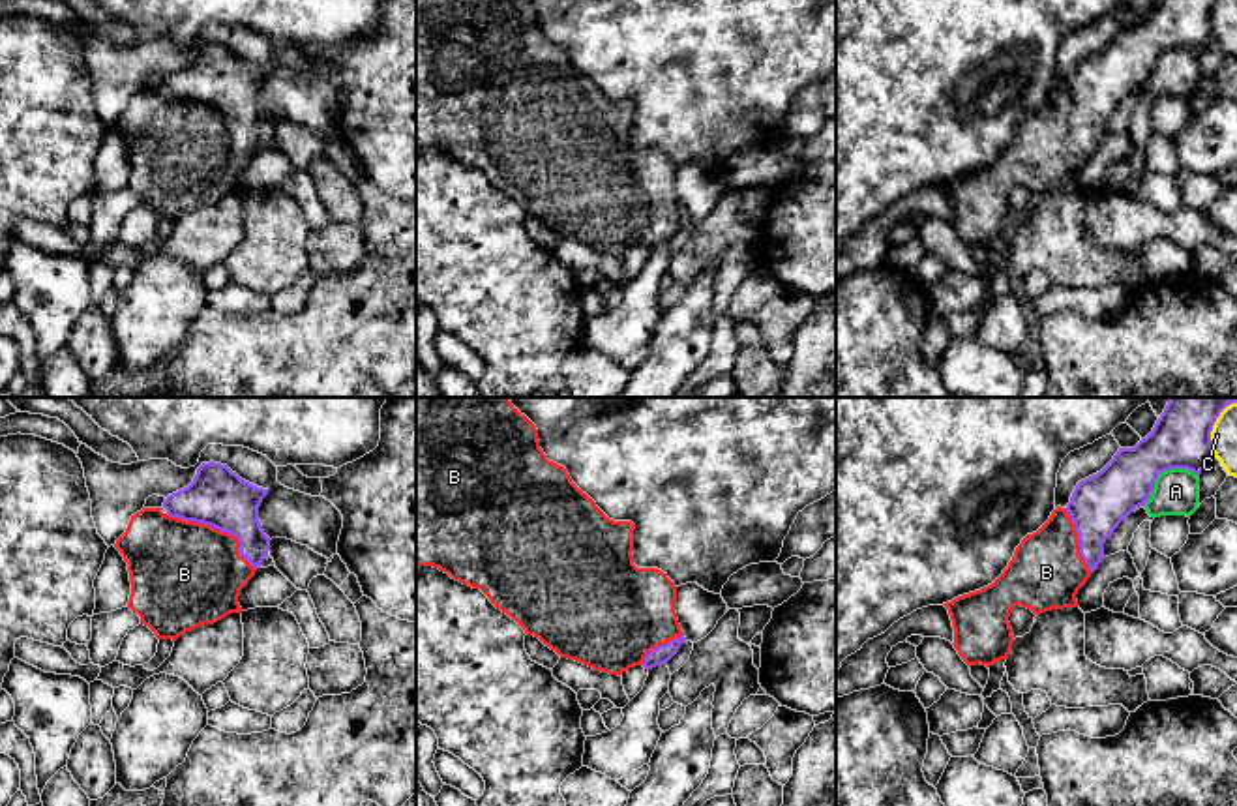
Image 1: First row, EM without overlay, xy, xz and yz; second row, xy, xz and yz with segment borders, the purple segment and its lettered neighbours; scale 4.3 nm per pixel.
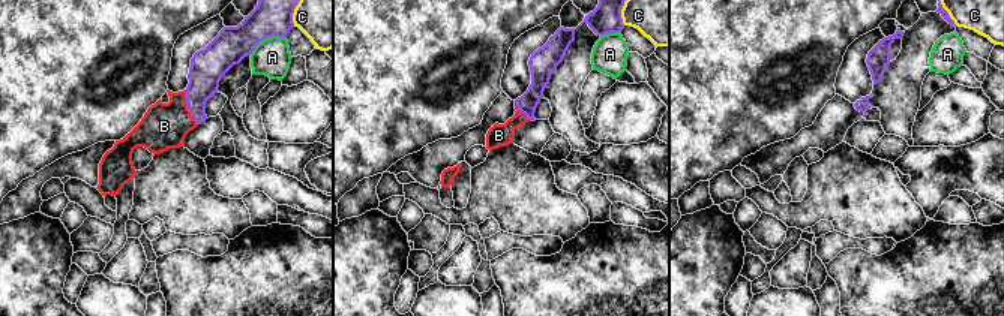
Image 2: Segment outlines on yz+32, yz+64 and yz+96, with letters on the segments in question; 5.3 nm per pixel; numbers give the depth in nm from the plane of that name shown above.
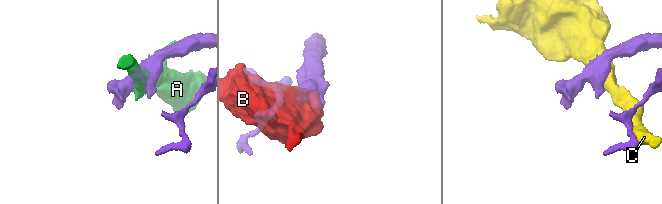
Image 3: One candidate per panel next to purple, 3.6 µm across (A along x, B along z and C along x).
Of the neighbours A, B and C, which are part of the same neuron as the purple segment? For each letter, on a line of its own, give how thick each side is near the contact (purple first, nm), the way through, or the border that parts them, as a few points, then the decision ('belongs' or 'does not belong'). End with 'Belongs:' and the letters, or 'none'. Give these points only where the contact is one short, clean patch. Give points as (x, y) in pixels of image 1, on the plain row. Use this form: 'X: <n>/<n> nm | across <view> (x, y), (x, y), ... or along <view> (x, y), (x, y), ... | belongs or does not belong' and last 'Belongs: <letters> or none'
A: 220/190 nm | does not belong
B: 260/460 nm | belongs
C: 200/110 nm | does not belong
Belongs: B

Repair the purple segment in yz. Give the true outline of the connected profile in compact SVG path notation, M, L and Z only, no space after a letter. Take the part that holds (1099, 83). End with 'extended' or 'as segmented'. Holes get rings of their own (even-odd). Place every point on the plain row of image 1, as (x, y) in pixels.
M1156 0L1153 11L1134 28L1119 28L1096 54L1078 62L1070 82L1057 86L1050 99L1016 127L1003 154L988 167L943 184L954 208L954 229L971 246L993 246L1006 240L1014 216L1008 202L1016 186L1035 195L1078 187L1076 174L1104 139L1104 124L1123 99L1145 86L1160 52L1186 49L1201 54L1213 34L1211 11L1216 0Z; extended

